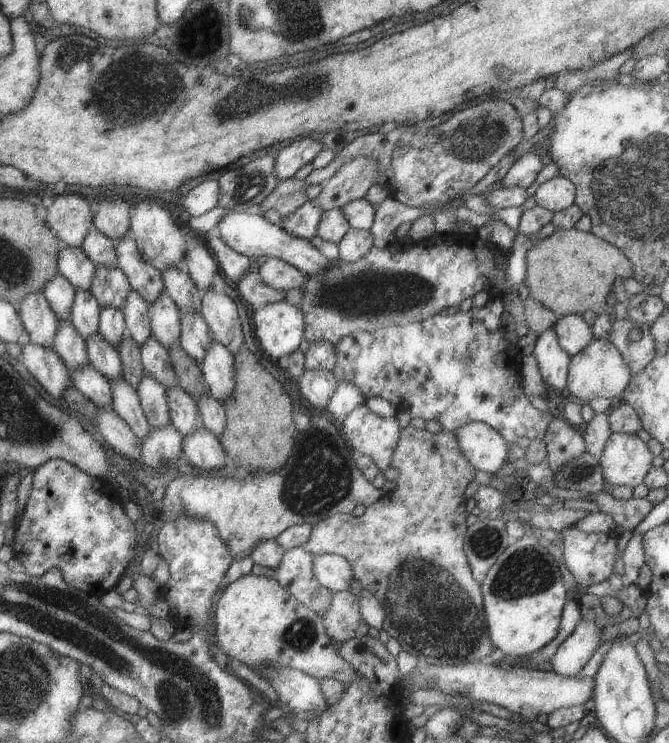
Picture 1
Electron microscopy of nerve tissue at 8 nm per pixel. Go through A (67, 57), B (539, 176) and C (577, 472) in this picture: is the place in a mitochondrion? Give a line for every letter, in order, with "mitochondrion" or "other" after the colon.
A: mitochondrion
B: other
C: mitochondrion

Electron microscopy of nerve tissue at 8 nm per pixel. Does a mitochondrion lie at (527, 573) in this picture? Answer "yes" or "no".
yes

